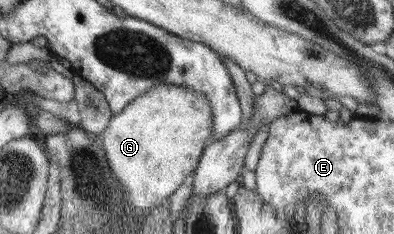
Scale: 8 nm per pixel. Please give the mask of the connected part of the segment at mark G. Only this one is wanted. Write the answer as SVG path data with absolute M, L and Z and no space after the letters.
M156 84L146 91L146 94L137 98L137 100L132 100L125 109L117 114L113 114L110 118L108 127L98 136L100 144L105 150L107 160L109 161L110 169L113 171L115 178L119 181L119 184L122 185L122 189L126 191L126 201L128 205L134 205L134 209L130 209L130 215L144 215L144 213L152 213L153 207L158 206L168 206L169 201L168 197L182 185L182 181L192 175L197 169L198 159L204 155L204 147L209 145L214 140L214 113L213 107L211 106L211 101L206 99L204 95L198 95L186 87L178 87L176 84Z

